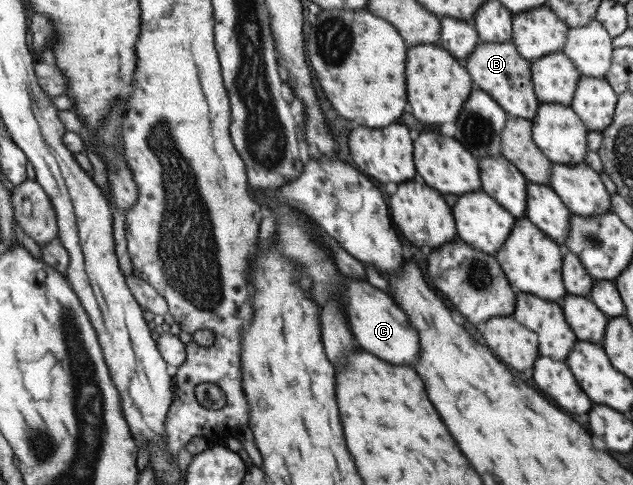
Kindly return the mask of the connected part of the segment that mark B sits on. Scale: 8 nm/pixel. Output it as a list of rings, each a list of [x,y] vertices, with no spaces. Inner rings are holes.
[[[479,42],[467,57],[464,68],[470,75],[473,86],[487,93],[509,117],[530,119],[534,116],[539,102],[532,89],[530,63],[509,42]]]

